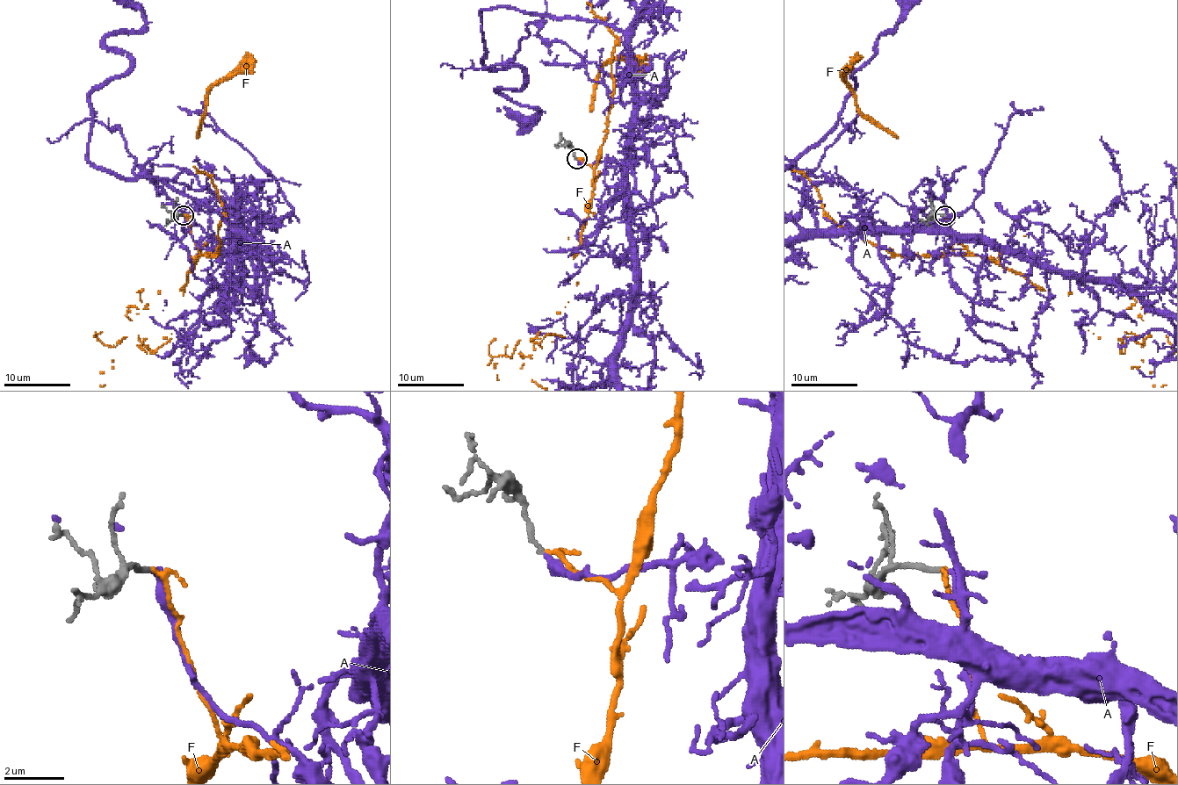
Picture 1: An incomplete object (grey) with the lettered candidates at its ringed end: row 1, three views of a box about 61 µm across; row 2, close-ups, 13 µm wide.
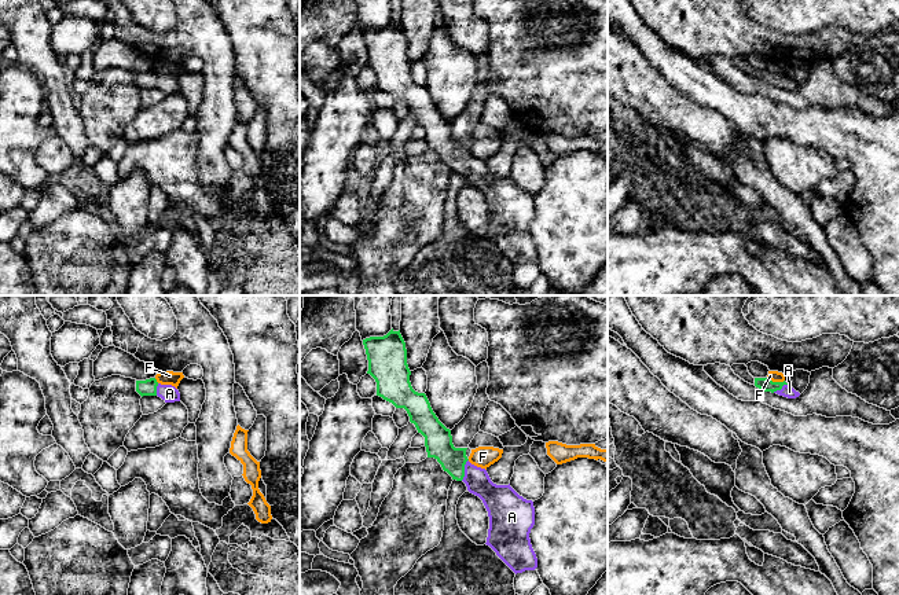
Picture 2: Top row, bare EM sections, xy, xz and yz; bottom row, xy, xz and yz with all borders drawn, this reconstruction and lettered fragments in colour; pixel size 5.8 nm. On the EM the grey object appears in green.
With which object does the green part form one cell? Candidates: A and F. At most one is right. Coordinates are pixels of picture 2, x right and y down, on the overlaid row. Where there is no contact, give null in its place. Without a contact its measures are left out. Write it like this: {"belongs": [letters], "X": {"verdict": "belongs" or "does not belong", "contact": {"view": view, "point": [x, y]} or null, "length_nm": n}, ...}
{"belongs": ["A"], "A": {"verdict": "belongs", "contact": {"view": "xz", "point": [463, 470]}, "length_nm": 130}, "F": {"verdict": "does not belong", "contact": {"view": "yz", "point": [775, 382]}, "length_nm": 110}}

